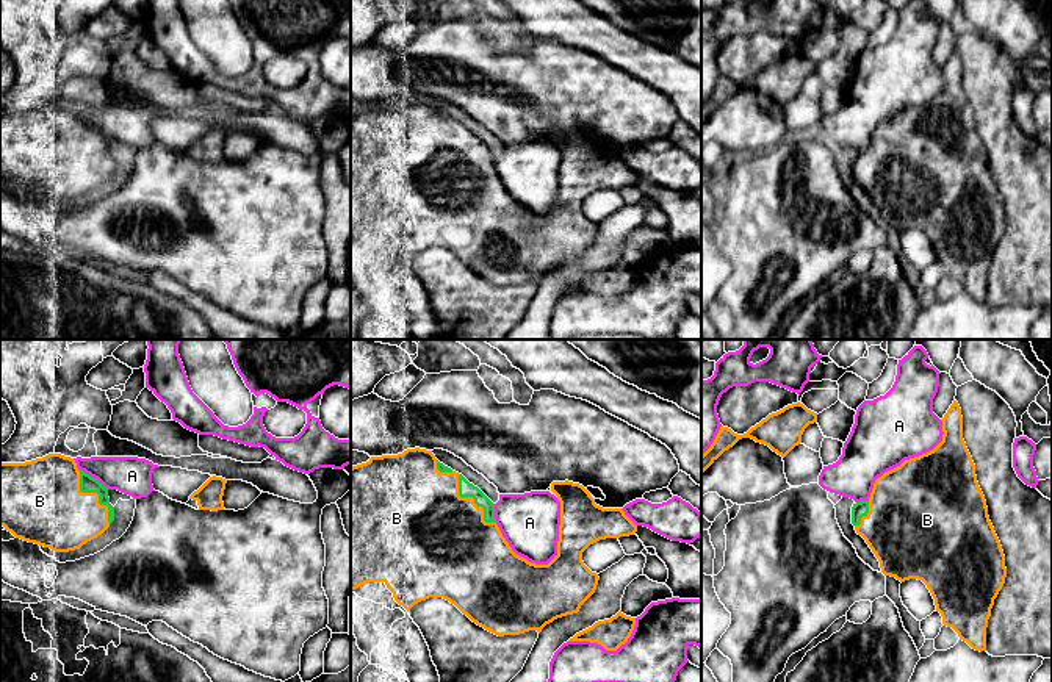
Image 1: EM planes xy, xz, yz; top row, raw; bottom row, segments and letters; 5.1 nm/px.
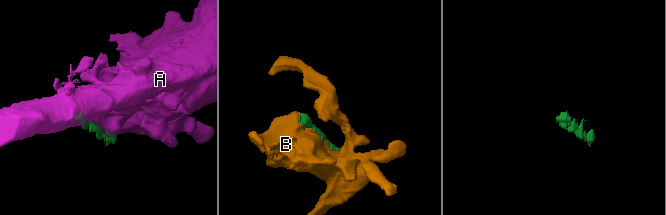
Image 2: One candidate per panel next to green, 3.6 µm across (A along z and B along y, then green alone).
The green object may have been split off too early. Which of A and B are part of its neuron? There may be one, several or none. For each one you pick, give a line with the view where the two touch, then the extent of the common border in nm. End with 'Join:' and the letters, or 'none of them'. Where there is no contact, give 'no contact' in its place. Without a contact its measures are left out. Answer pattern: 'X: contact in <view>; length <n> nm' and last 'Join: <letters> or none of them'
B: contact in xz; length 320 nm
Join: B

